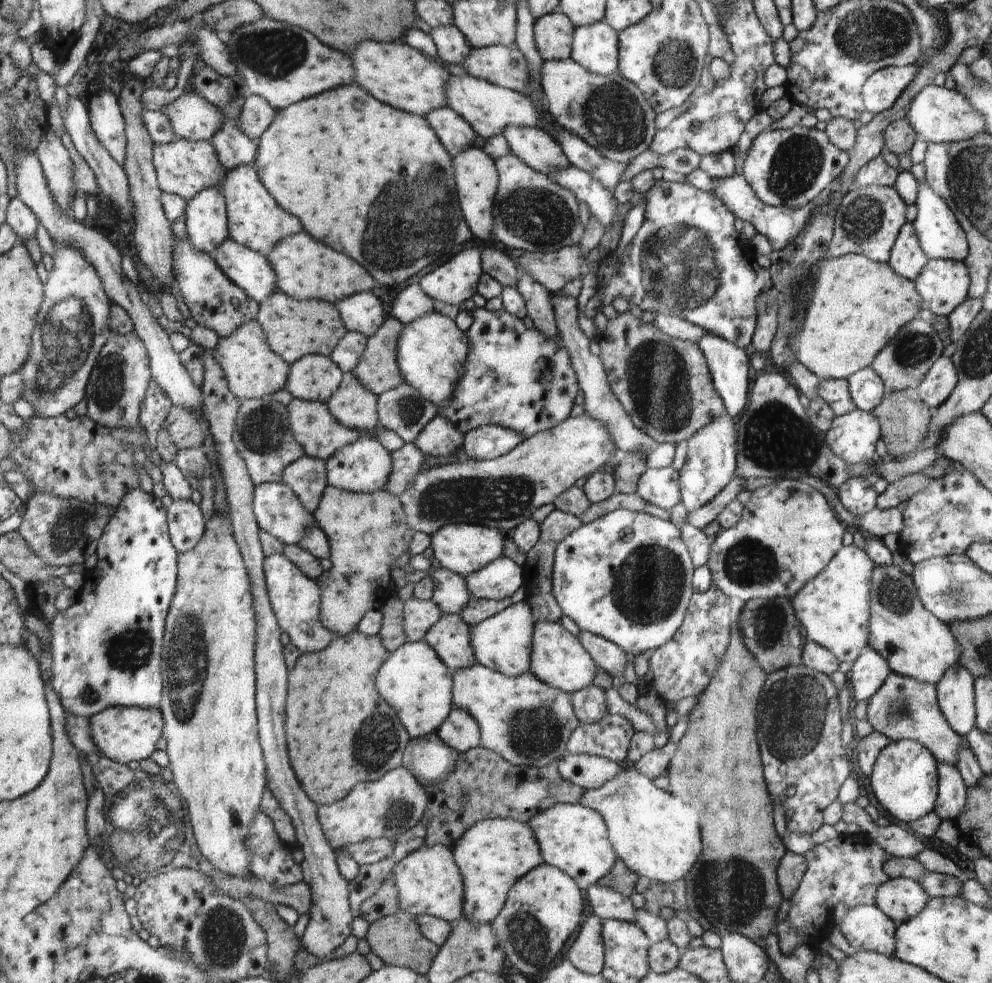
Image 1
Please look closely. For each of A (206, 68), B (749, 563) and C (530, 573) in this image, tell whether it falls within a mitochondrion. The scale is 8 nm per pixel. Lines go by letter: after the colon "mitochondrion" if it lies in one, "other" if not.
A: other
B: mitochondrion
C: other

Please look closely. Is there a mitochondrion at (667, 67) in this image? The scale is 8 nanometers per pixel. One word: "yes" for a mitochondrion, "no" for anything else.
yes

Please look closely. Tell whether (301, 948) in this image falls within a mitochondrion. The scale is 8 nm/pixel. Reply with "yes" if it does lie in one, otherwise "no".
no

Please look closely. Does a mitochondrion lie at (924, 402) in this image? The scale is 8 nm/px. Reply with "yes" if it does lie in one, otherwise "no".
no

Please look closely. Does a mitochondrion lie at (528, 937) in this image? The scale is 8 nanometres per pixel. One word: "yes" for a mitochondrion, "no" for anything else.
yes

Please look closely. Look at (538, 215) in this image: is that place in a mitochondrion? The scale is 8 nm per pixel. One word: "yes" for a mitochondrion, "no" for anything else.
yes

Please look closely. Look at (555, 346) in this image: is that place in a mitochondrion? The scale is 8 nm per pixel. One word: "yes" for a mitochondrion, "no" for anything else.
no

